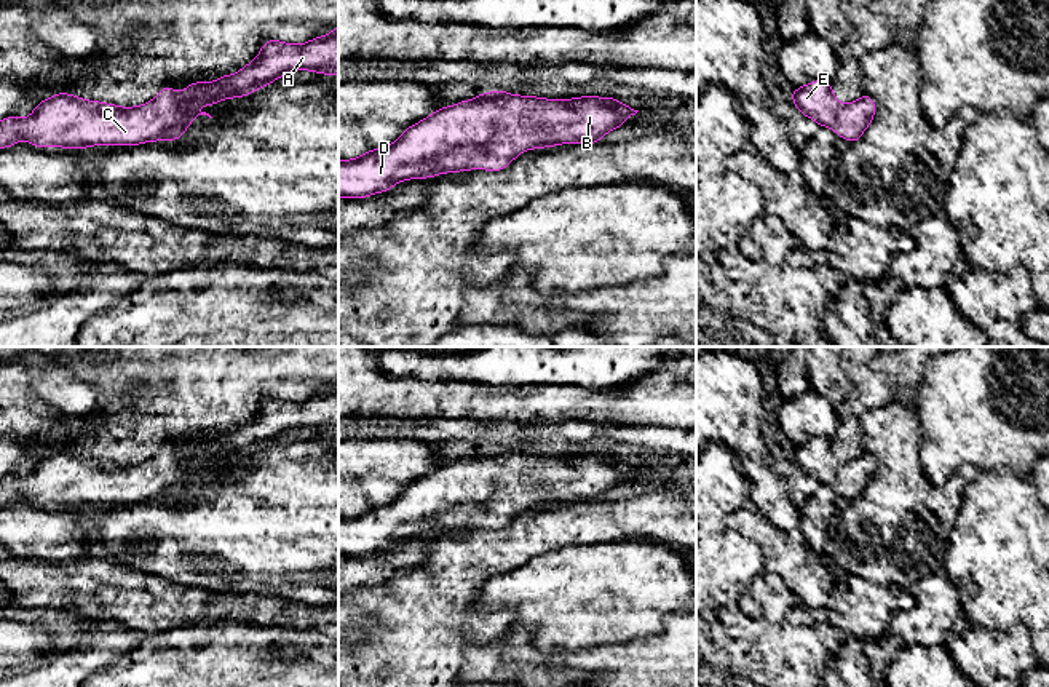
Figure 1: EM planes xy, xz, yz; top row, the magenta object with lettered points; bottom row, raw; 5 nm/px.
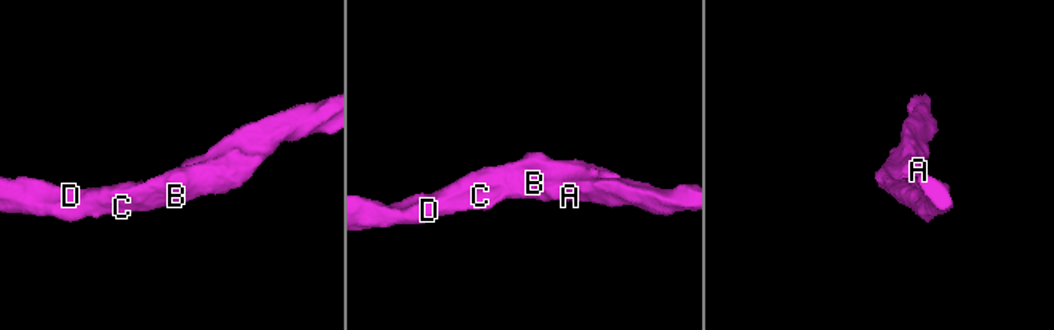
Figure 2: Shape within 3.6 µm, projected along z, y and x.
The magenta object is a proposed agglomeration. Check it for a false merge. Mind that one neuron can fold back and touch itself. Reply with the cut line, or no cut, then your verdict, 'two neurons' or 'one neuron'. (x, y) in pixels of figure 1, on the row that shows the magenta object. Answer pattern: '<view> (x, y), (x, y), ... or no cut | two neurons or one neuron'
no cut | one neuron

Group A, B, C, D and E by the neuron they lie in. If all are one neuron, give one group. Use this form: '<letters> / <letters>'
A B C D E

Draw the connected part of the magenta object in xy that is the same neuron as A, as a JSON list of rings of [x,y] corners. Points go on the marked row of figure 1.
[[[338,24],[334,27],[334,30],[329,35],[321,35],[300,45],[291,45],[281,40],[268,40],[262,45],[257,58],[243,69],[239,69],[235,75],[225,73],[216,81],[209,81],[209,83],[193,81],[180,93],[177,93],[169,85],[166,85],[150,102],[136,107],[120,107],[115,104],[104,104],[99,101],[86,101],[72,96],[69,93],[57,93],[42,101],[27,118],[16,118],[11,115],[0,120],[0,149],[11,147],[19,141],[27,141],[32,145],[43,149],[48,149],[51,145],[64,147],[64,149],[86,149],[91,145],[120,147],[120,145],[139,145],[150,141],[156,141],[156,142],[177,141],[198,115],[208,115],[209,118],[212,118],[209,113],[196,109],[195,107],[196,104],[212,105],[220,102],[222,99],[244,97],[249,93],[273,83],[275,80],[292,70],[311,70],[318,73],[327,73],[329,78],[334,78],[334,75],[338,72]]]

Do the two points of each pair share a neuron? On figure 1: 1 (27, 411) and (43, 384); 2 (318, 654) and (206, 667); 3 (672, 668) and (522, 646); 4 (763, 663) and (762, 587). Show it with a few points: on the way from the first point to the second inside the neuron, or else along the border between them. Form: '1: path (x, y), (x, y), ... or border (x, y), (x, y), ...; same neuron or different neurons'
1: border (18, 363), (27, 373), (27, 385), (63, 416); different neurons
2: path (291, 667), (235, 667); same neuron
3: path (636, 668), (610, 668), (599, 662), (559, 660); same neuron
4: path (775, 644), (773, 606); same neuron

